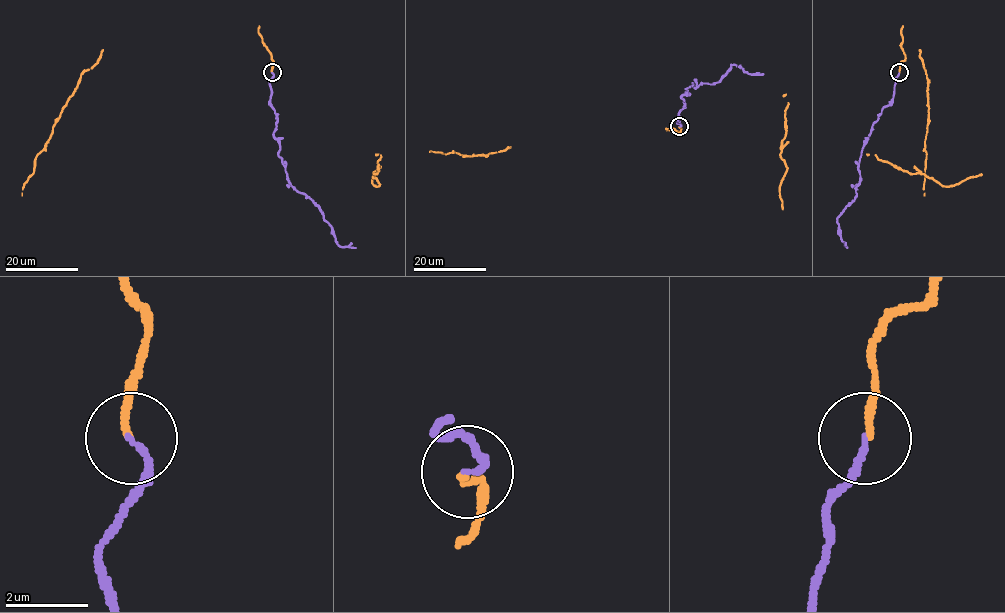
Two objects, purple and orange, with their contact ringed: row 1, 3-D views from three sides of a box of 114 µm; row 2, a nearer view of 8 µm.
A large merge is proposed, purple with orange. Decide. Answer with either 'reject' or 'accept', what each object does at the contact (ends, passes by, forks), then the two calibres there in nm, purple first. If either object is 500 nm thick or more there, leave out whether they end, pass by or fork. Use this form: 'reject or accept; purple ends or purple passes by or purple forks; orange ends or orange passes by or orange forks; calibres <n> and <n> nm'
accept; purple ends; orange ends; calibres 150 and 180 nm

